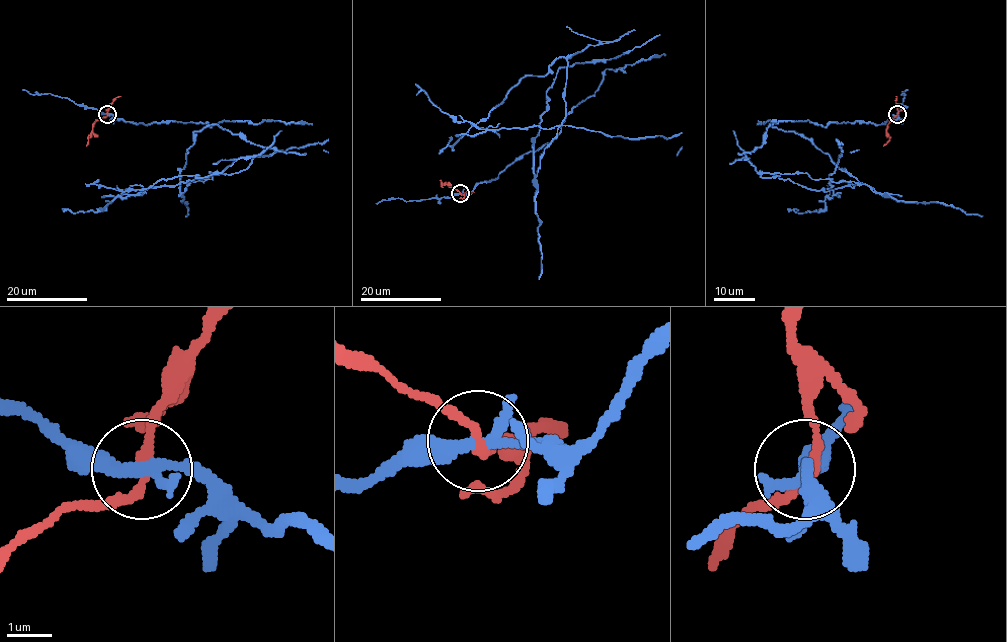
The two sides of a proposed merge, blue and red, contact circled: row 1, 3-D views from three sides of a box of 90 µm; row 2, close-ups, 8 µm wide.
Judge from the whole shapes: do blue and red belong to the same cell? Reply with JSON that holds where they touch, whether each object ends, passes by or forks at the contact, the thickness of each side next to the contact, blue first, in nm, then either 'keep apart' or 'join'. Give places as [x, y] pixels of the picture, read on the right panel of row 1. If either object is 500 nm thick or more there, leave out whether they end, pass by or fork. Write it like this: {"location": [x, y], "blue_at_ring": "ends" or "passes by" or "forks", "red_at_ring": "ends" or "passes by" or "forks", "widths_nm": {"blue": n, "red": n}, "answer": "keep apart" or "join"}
{"location": [897, 114], "blue_at_ring": "forks", "red_at_ring": "passes by", "widths_nm": {"blue": 240, "red": 190}, "answer": "keep apart"}

